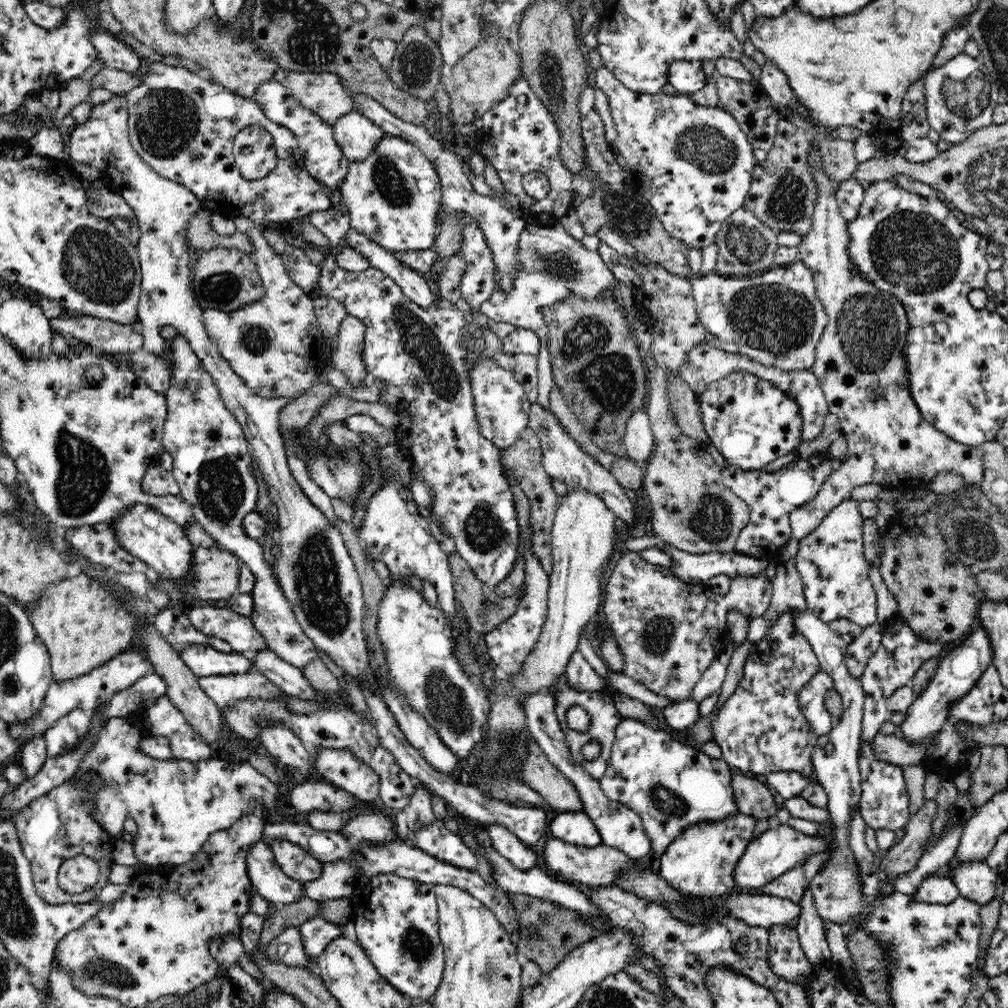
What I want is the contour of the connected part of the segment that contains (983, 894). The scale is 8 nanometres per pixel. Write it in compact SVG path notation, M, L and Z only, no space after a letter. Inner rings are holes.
M950 859L943 874L954 881L961 897L980 906L992 902L996 896L996 880L999 873L990 868L985 860L954 865L954 859Z

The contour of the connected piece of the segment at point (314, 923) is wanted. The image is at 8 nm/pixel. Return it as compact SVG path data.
M321 917L304 921L304 924L299 927L299 932L302 936L302 945L304 945L306 956L314 961L330 945L330 942L334 942L340 936L346 938L345 927L332 924Z

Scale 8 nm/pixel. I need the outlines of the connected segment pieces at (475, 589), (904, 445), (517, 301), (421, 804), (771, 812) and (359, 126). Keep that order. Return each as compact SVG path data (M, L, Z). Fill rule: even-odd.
M458 553L448 556L448 563L453 576L453 585L455 597L460 608L461 615L468 630L473 634L485 635L494 630L498 624L516 614L516 608L520 604L521 590L513 597L502 598L495 593L495 587L492 585L483 586L480 580L470 570L470 566L459 556Z
M820 149L814 150L811 154L811 162L814 164L814 177L815 183L817 184L817 199L815 202L815 207L813 210L812 227L808 234L801 237L801 243L797 246L799 250L798 260L802 261L802 264L806 265L806 268L812 271L812 276L814 281L816 281L816 296L820 299L820 304L824 305L824 313L828 315L828 324L824 328L820 336L820 340L816 345L816 356L814 356L814 362L812 364L812 373L816 375L819 380L820 388L826 397L826 402L828 403L828 410L832 414L836 414L838 421L840 421L842 427L842 435L845 436L847 441L847 455L846 458L840 464L838 470L833 470L828 476L827 481L824 482L823 486L820 488L818 495L806 504L802 505L800 508L793 510L789 514L789 521L791 524L792 534L794 538L802 539L805 535L812 534L812 530L816 530L816 526L820 526L821 519L824 518L826 514L834 506L840 505L844 500L851 499L851 492L857 486L862 486L866 484L878 484L880 487L890 487L890 489L895 489L902 492L905 488L921 488L924 483L929 484L933 478L939 472L950 472L964 477L966 485L970 485L972 488L980 489L982 484L984 484L984 464L982 461L982 452L976 447L968 447L960 442L952 441L948 436L945 436L940 430L937 430L930 423L925 422L921 415L920 409L916 406L915 399L912 398L911 391L908 388L907 380L907 361L906 355L904 354L904 347L907 344L907 332L909 329L909 322L907 319L907 311L904 310L903 303L896 298L896 295L885 292L884 290L878 290L867 278L864 278L862 274L859 273L858 266L851 261L848 254L849 249L849 234L848 234L848 224L842 216L835 197L835 192L837 189L837 183L831 180L828 175L822 171L822 158L820 157Z
M558 220L542 224L531 223L530 226L526 226L516 244L516 260L517 256L522 260L520 260L520 268L516 266L516 272L512 278L512 290L510 292L502 290L496 278L496 290L490 300L494 306L480 307L479 310L481 310L480 314L494 322L508 322L515 327L533 330L538 335L541 343L539 353L536 355L539 380L537 402L542 405L542 409L550 411L550 390L555 386L555 382L547 341L549 329L543 319L543 310L555 302L564 300L572 292L586 299L600 296L600 293L607 288L617 292L618 279L612 275L612 271L606 267L606 263L597 252L582 248L580 239L574 240ZM526 260L528 260L528 272L524 268Z
M420 782L414 788L414 794L410 798L410 804L404 810L394 812L393 815L397 826L397 835L405 843L410 831L424 826L425 823L434 822L436 819L432 811L430 793L421 787Z
M734 775L731 785L738 811L757 820L764 818L775 822L774 816L779 809L766 783L744 775Z
M356 111L340 117L332 128L338 146L349 161L363 161L379 145L385 133Z

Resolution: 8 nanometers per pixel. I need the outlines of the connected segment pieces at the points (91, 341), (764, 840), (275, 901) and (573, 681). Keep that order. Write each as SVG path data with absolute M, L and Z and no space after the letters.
M56 316L49 319L52 330L74 337L98 352L131 354L143 348L144 337L132 325L106 321L91 316Z
M774 824L772 828L750 840L745 853L736 863L734 877L737 891L754 891L761 888L795 866L804 864L812 854L828 853L830 848L831 845L828 846L822 837L804 834L787 824Z
M262 839L247 850L246 866L254 890L272 907L300 902L305 897L303 883L284 874L272 849Z
M576 649L569 658L566 679L568 685L578 691L600 691L605 687L604 679L590 666L579 649Z

